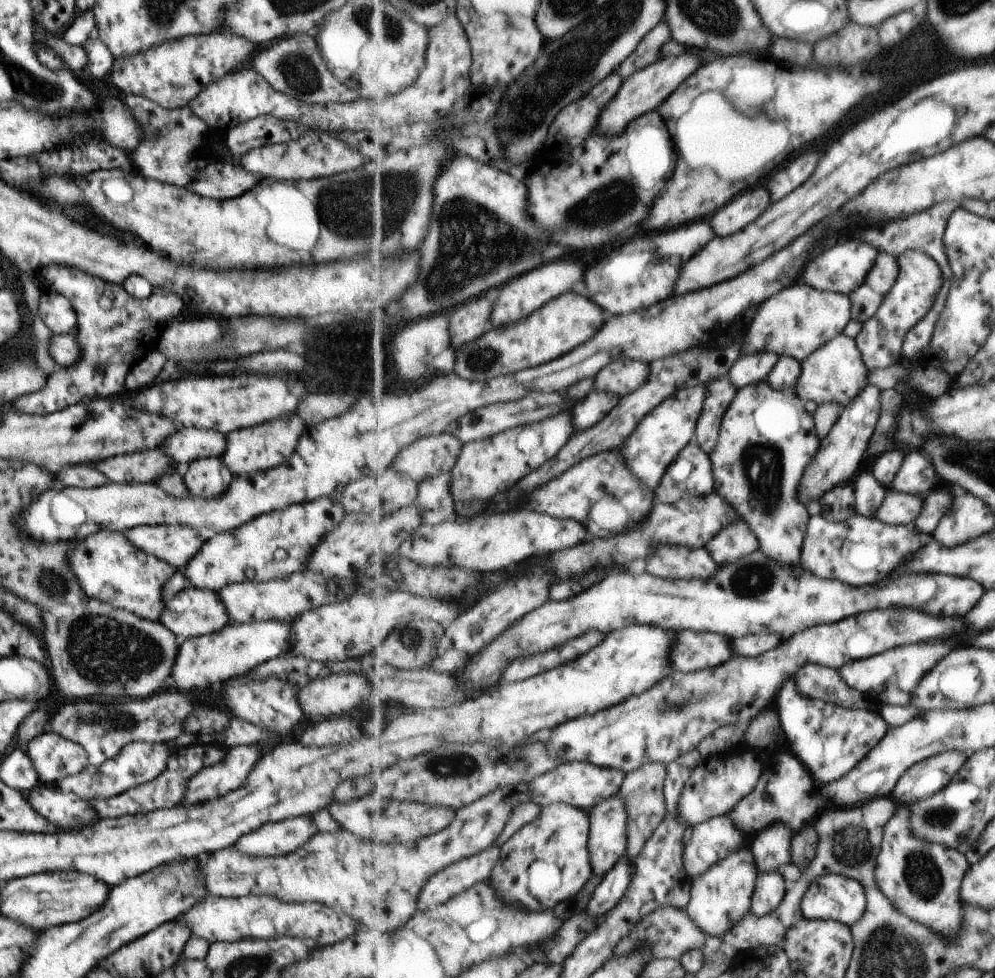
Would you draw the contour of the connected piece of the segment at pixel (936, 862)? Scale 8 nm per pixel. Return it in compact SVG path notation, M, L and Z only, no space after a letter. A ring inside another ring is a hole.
M899 804L895 816L885 824L882 850L877 856L877 882L889 900L899 910L905 910L909 918L923 922L929 930L937 930L937 934L953 938L963 928L961 886L972 866L963 852L945 844L927 842L913 834L913 826L909 822L912 814L909 805Z

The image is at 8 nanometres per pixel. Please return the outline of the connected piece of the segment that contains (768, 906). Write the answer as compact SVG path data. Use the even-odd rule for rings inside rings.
M777 870L760 872L753 894L752 912L763 917L769 912L777 910L785 898L787 890L788 884Z

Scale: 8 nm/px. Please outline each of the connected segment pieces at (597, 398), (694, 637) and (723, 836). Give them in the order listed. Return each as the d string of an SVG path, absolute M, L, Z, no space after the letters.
M593 388L584 399L576 402L571 408L576 414L576 432L596 426L612 413L619 402L621 402L619 394L605 390L600 392Z
M692 629L677 632L677 640L669 654L671 668L685 673L720 666L732 657L733 648L727 636Z
M728 815L711 818L689 830L684 864L690 882L693 878L705 874L721 858L727 858L731 852L737 852L744 843L748 843L748 838L738 830Z

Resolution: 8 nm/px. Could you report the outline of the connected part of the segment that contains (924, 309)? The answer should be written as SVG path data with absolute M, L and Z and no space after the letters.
M909 250L898 258L899 277L891 292L885 296L883 304L872 320L865 322L856 336L857 347L863 354L868 370L885 369L896 366L903 360L905 338L936 305L937 296L944 289L944 272L929 254Z

